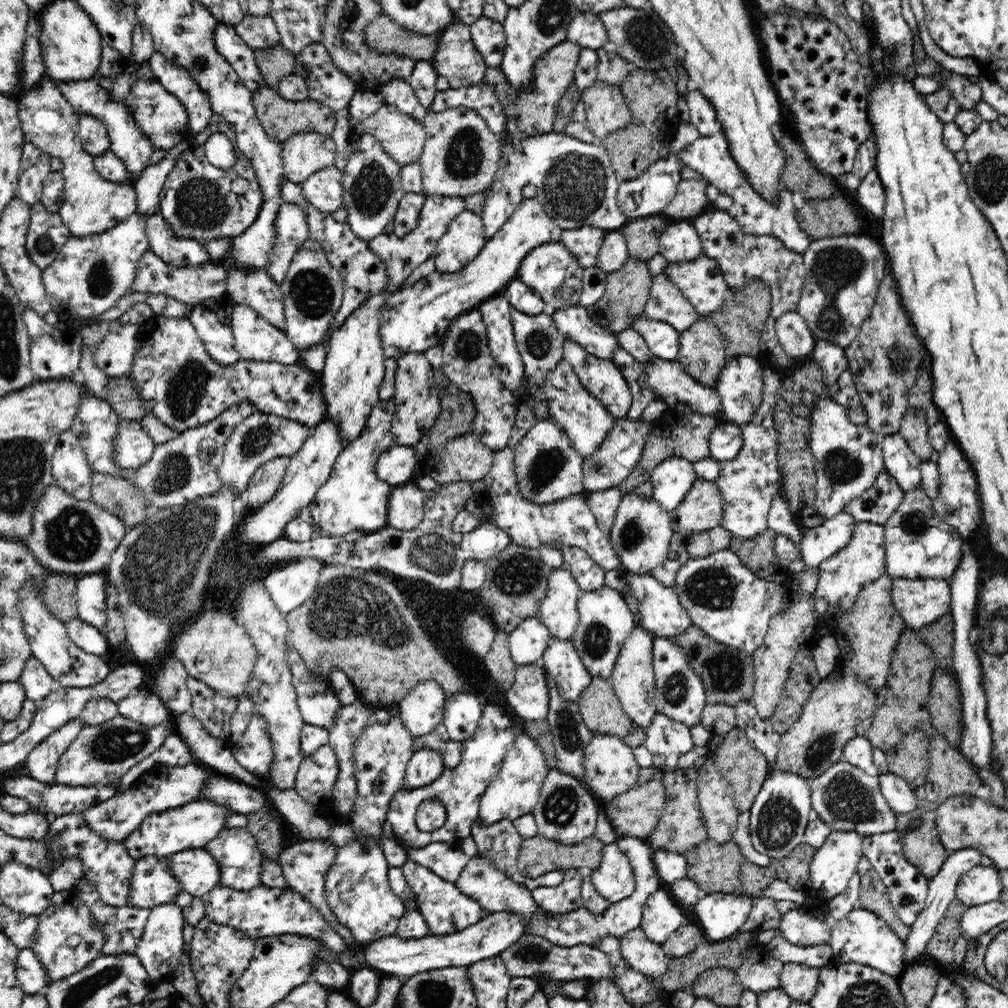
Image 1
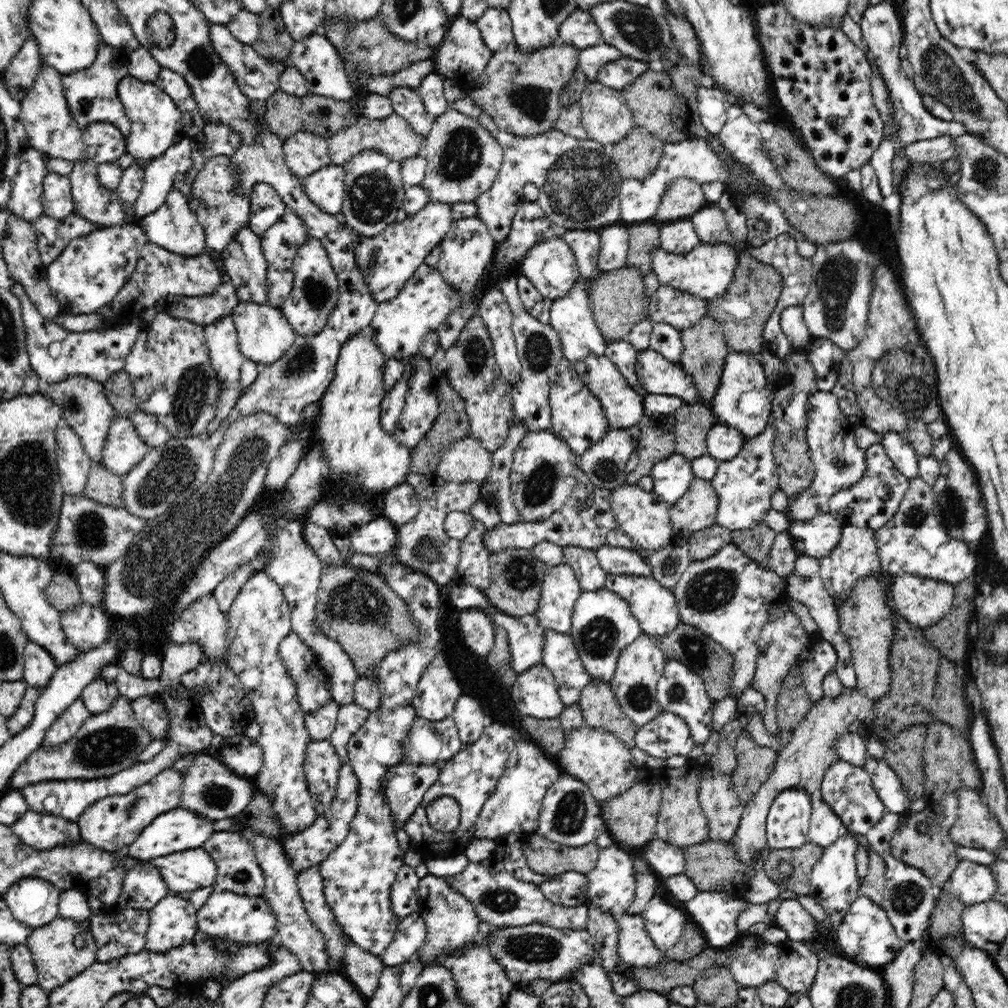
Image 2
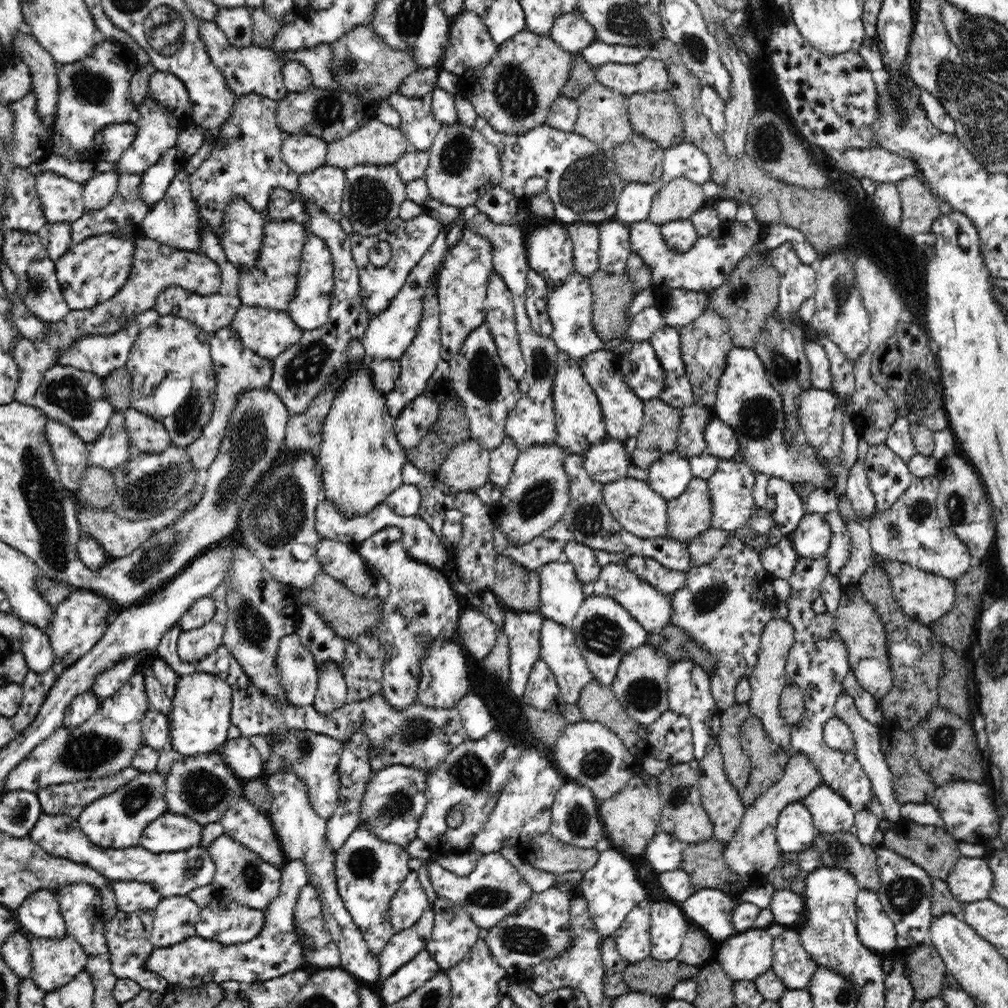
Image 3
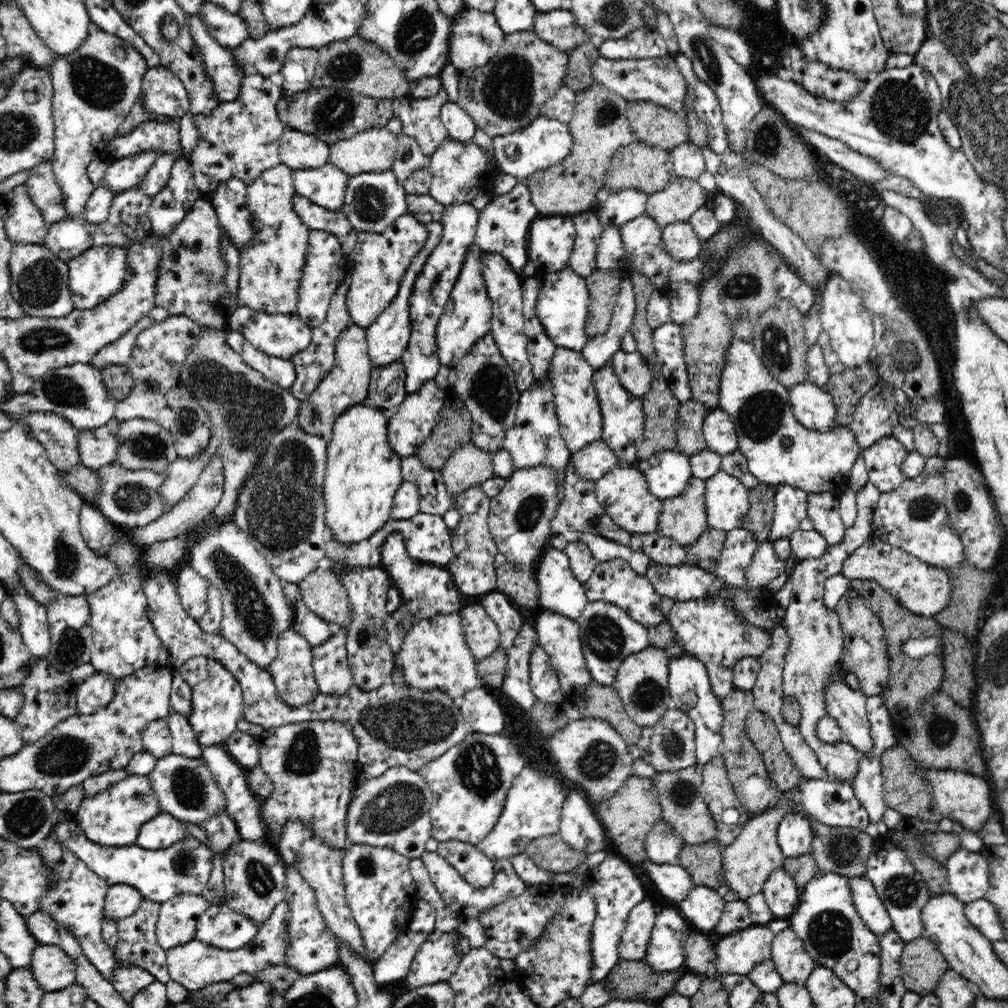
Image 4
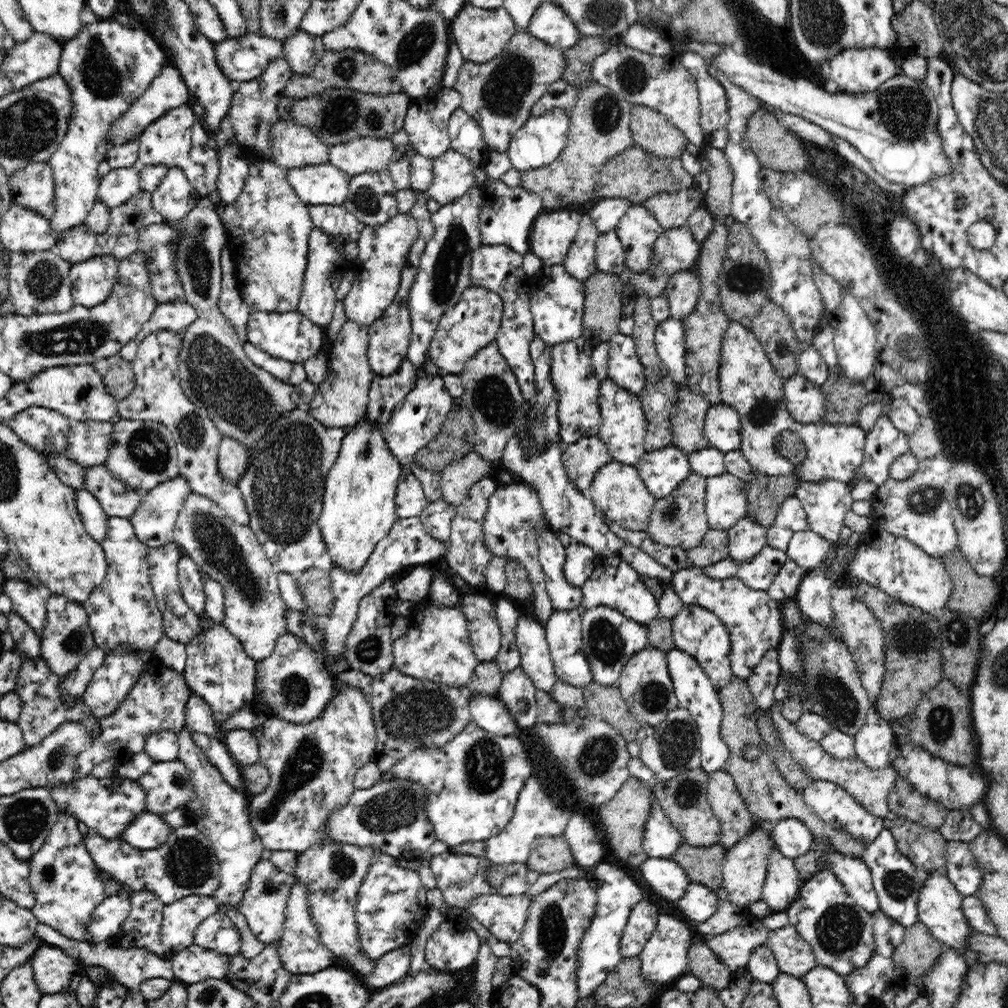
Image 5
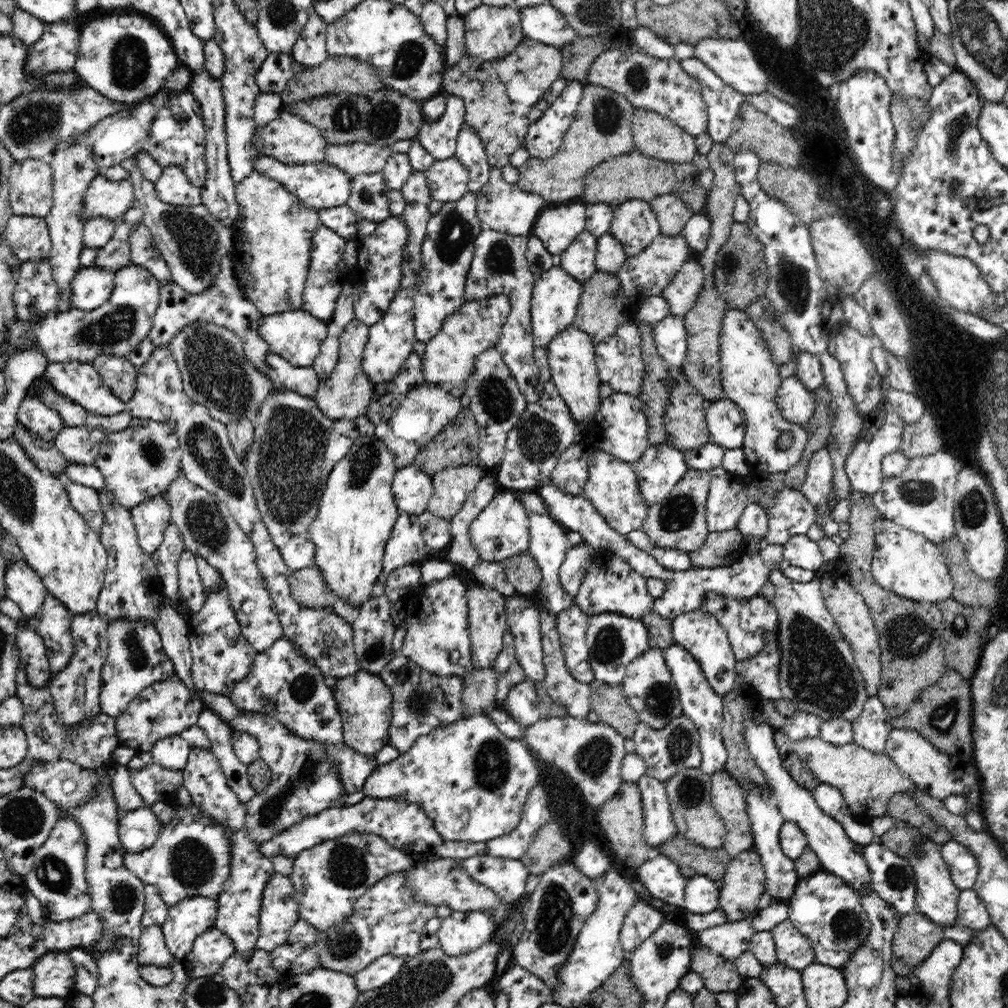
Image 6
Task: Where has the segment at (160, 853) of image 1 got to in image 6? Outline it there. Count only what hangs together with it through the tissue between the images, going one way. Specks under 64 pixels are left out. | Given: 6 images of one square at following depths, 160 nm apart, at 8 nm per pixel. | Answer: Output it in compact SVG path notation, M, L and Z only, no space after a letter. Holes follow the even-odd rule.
M148 806L127 811L119 820L119 841L123 850L142 852L150 848L158 840L163 825Z

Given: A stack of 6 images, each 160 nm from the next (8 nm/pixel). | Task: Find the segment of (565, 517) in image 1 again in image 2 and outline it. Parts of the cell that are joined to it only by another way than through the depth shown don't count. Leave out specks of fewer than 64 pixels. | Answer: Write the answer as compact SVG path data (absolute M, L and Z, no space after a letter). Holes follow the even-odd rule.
M523 422L512 424L504 444L493 453L491 471L481 482L479 499L492 504L497 517L506 525L526 522L514 505L510 471L514 451L528 431L530 430ZM600 544L600 546L595 549L595 554L600 563L600 567L607 574L626 574L634 576L652 575L646 559L642 558L641 554L637 554L633 550L620 546Z

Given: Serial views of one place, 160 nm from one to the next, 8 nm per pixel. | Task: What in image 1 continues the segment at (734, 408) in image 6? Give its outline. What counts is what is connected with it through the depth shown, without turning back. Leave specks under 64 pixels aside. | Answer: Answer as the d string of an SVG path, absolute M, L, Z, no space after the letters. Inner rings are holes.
M722 421L711 432L709 449L711 457L718 461L729 461L736 458L742 450L743 438L741 426Z

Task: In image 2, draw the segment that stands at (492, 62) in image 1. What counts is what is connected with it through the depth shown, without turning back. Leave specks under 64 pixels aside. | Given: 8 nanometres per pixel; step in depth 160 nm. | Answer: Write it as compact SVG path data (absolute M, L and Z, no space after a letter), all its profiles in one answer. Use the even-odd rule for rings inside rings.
M488 7L476 24L491 54L506 50L514 42L511 19L507 10Z

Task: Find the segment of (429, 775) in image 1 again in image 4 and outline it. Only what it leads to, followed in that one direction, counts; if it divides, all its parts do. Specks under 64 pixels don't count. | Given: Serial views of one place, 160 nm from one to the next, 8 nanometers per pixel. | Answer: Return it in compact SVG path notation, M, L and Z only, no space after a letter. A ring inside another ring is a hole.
M396 766L388 769L379 778L368 778L355 785L352 792L355 799L347 810L346 843L361 842L368 847L388 847L406 858L421 858L425 851L424 844L431 837L429 813L431 812L432 791L418 771Z

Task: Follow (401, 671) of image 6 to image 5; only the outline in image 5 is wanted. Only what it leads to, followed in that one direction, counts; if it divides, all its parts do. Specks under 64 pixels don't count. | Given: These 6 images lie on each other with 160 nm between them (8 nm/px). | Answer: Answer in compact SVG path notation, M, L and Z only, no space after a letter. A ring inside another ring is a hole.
M392 666L391 670L379 677L372 677L359 670L349 669L340 673L332 680L332 700L344 687L354 687L364 693L364 697L370 701L372 707L372 719L376 725L376 748L374 752L375 763L382 775L394 770L393 766L406 758L411 752L418 749L441 749L457 734L460 734L465 726L471 722L468 711L468 695L459 688L454 688L442 683L420 681L410 675L404 675Z

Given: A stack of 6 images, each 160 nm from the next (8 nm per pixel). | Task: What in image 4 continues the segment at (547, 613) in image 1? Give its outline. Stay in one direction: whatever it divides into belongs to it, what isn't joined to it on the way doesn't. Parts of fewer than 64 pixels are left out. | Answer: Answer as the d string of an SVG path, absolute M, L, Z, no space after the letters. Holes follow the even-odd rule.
M556 549L545 550L534 574L539 588L539 606L577 619L589 600L583 582L570 569L567 555Z

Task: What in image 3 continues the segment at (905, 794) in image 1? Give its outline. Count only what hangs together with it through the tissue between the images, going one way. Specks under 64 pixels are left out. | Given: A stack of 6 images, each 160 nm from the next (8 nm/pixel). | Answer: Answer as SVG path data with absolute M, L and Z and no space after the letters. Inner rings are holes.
M842 690L842 692L838 694L838 698L836 698L836 702L834 704L834 710L835 716L840 720L843 720L853 732L855 740L854 755L858 759L858 762L862 765L868 779L871 781L874 796L875 798L878 798L878 802L882 804L885 818L893 823L898 821L902 818L902 816L900 816L901 803L895 797L893 789L894 775L892 775L885 754L882 752L882 736L879 734L877 725L872 724L868 719L865 719L862 715L860 715L858 709L856 708L854 699L845 690Z

